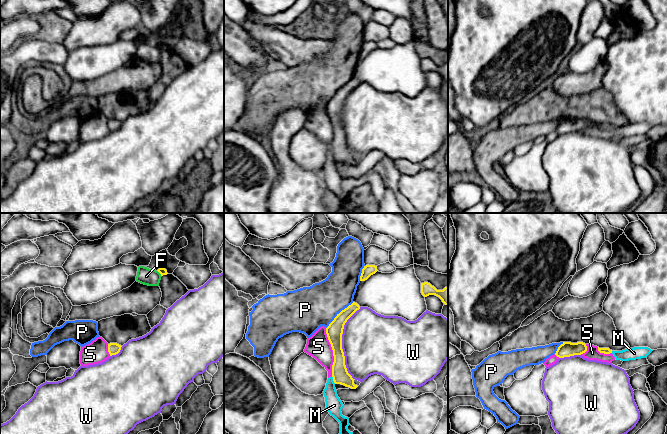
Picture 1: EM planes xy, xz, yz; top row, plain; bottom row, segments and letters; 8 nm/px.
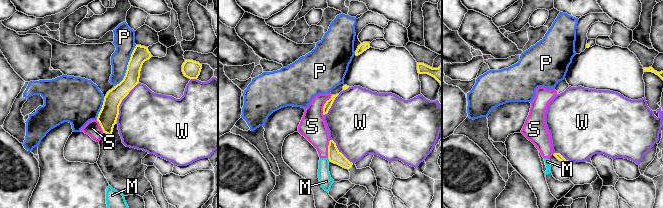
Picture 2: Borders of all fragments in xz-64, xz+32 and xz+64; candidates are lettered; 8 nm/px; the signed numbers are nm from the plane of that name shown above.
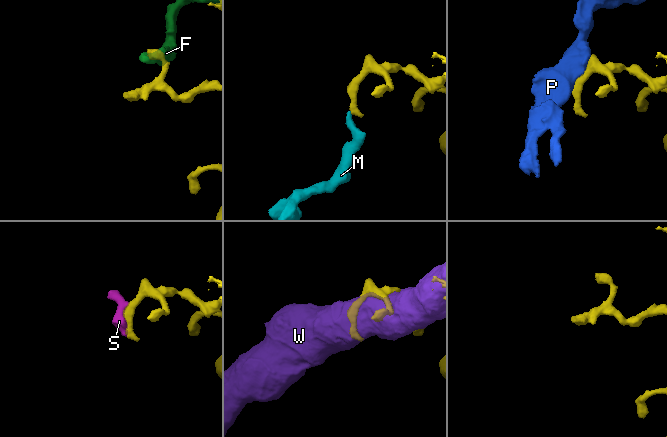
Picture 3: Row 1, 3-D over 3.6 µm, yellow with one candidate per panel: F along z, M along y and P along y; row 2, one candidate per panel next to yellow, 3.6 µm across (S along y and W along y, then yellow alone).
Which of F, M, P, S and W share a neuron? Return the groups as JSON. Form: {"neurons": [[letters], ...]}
{"neurons": [["F"], ["M", "S"], ["P"], ["W"]]}

